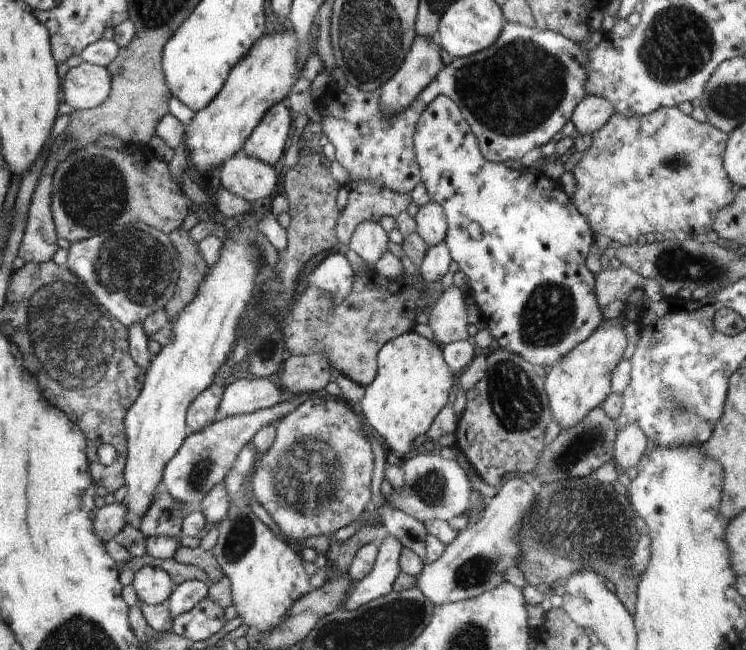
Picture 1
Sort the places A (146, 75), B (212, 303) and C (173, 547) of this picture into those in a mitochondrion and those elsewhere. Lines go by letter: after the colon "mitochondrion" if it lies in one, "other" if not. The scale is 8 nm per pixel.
A: other
B: other
C: other

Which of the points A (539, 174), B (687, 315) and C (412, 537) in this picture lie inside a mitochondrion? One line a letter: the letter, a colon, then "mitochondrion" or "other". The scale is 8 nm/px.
A: other
B: other
C: other

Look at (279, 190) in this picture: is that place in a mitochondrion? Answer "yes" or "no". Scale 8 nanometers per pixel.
no

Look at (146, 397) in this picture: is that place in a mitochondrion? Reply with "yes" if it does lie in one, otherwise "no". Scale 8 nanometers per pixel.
no

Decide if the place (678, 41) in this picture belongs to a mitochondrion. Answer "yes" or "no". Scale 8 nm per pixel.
yes

